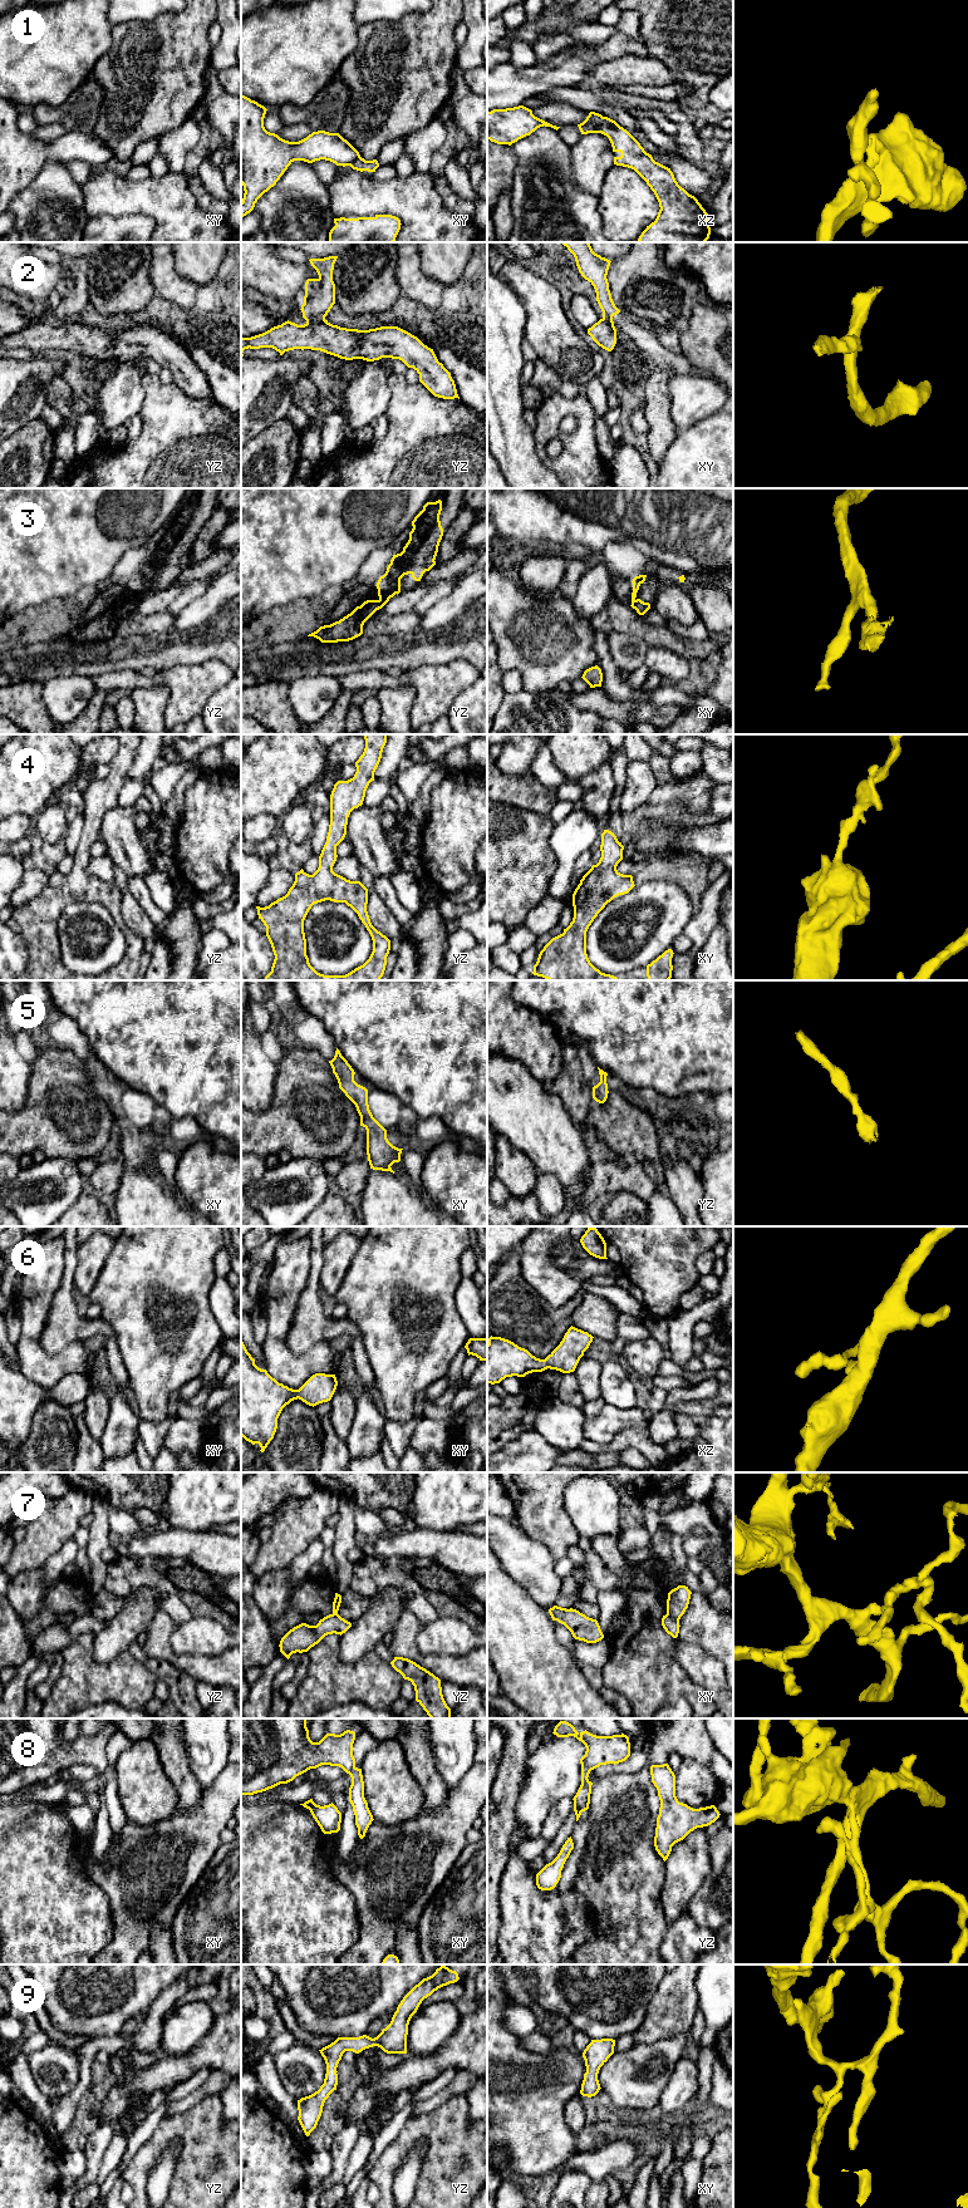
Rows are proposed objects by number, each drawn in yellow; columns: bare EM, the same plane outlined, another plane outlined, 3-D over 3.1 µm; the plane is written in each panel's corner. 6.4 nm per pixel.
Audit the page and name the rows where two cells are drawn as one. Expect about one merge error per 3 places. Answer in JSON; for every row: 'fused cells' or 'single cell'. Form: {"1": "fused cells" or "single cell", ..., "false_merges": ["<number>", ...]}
{"1": "fused cells", "2": "fused cells", "3": "single cell", "4": "single cell", "5": "single cell", "6": "single cell", "7": "fused cells", "8": "fused cells", "9": "single cell", "false_merges": ["1", "2", "7", "8"]}

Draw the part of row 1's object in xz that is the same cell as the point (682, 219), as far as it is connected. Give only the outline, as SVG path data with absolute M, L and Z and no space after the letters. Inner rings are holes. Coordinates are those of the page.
M608 117L598 118L600 133L606 136L611 143L613 152L620 152L614 157L614 164L634 169L650 187L659 202L659 212L642 232L639 242L706 242L711 235L708 221L711 216L706 212L698 200L682 188L674 178L670 168L655 162L640 143L615 121Z

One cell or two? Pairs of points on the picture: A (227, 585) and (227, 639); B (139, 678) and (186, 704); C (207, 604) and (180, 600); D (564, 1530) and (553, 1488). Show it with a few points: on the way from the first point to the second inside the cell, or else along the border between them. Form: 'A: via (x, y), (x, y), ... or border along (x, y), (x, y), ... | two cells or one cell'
A: border along (227, 601), (206, 621) | two cells
B: via (152, 680), (167, 680), (178, 692) | one cell
C: border along (210, 585), (176, 615) | two cells
D: via (554, 1520), (553, 1498) | one cell

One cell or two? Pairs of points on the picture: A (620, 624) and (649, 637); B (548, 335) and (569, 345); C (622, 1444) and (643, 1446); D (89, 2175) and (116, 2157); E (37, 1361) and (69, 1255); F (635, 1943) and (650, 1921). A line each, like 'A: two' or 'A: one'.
A: one
B: one
C: one
D: two
E: two
F: one

